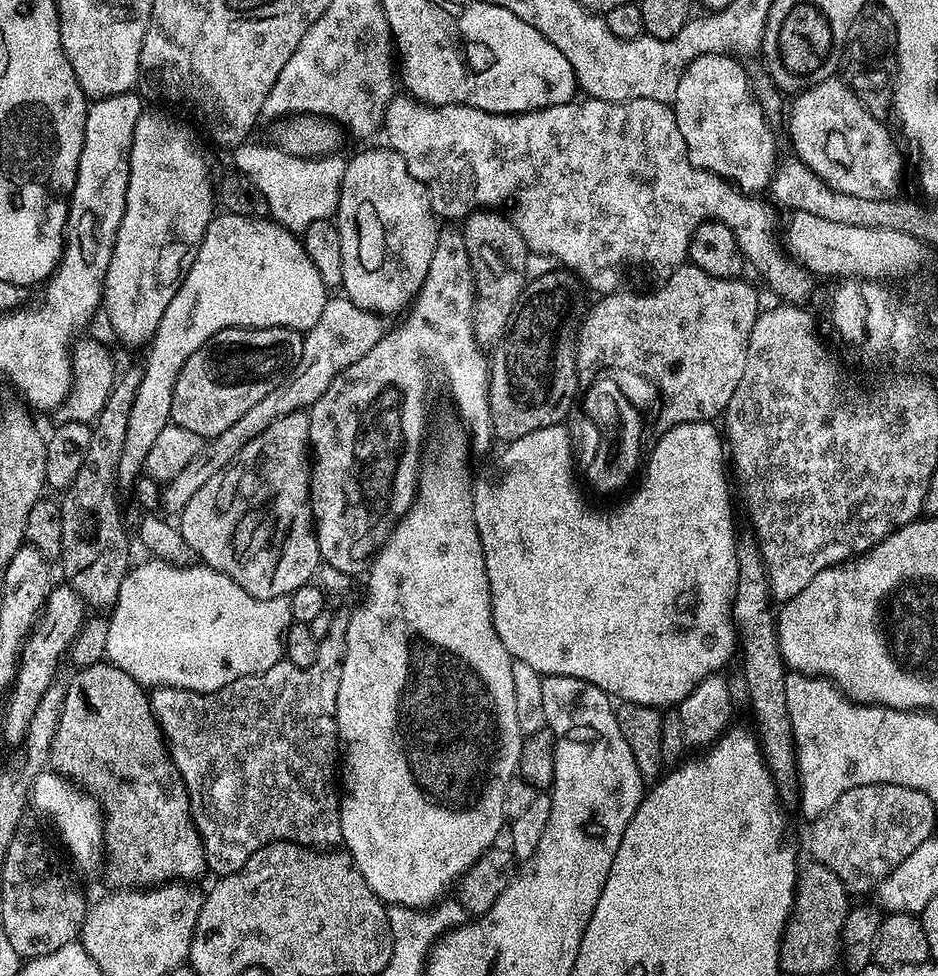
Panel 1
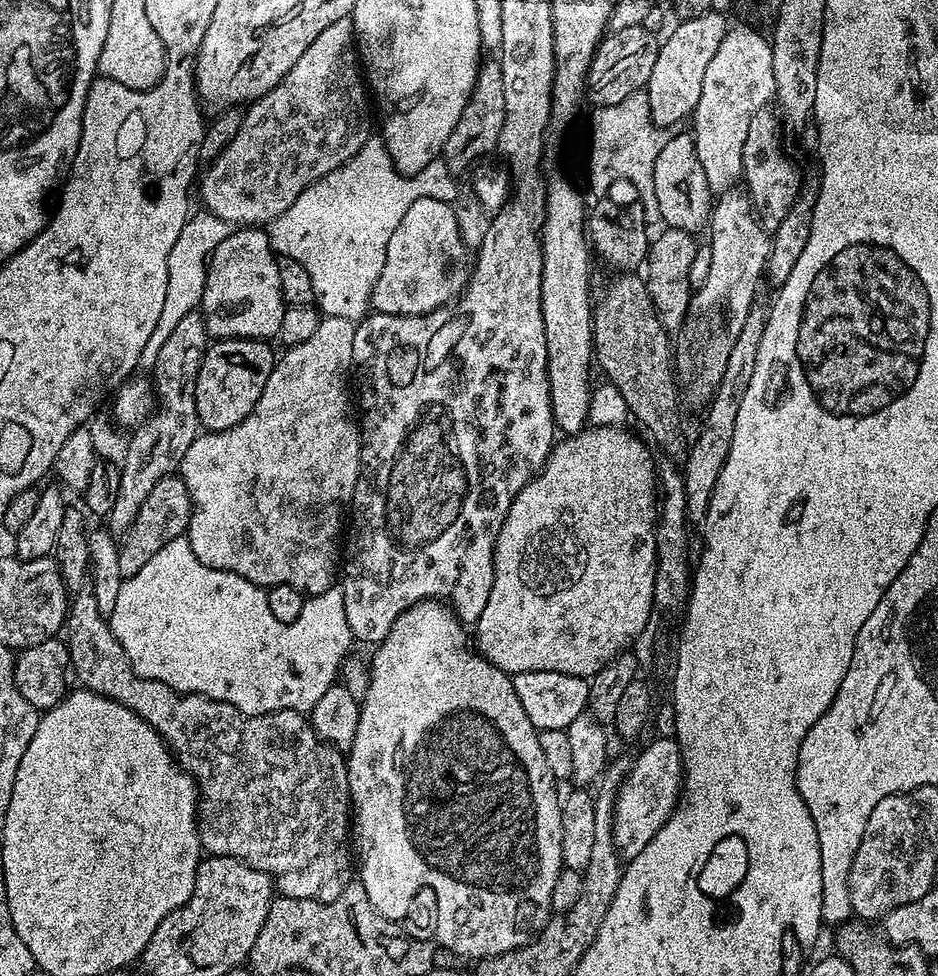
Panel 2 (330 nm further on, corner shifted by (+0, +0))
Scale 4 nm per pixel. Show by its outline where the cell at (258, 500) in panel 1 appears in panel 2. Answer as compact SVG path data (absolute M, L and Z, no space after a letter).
M324 316L320 321L318 330L314 330L314 334L310 334L310 338L306 338L306 342L301 344L293 344L287 349L288 353L285 356L281 355L276 361L274 370L270 374L270 378L266 378L266 390L262 390L262 398L258 398L258 402L254 406L254 410L249 414L245 420L238 422L238 426L234 426L230 430L222 430L221 432L205 431L203 434L197 435L196 441L190 446L190 450L186 450L186 454L182 458L178 475L184 481L186 490L192 499L192 517L188 523L188 530L186 538L190 542L190 550L194 550L194 558L198 558L198 562L202 562L206 566L210 566L214 570L226 570L238 574L242 578L246 578L250 582L260 585L261 588L267 590L285 584L286 586L294 586L299 592L303 592L305 597L311 598L313 596L320 596L324 592L328 592L334 587L338 580L338 565L342 560L342 528L340 532L340 511L347 509L352 503L352 495L356 489L356 483L360 480L360 450L362 447L362 433L358 423L357 413L354 411L354 396L348 393L348 376L350 380L350 373L353 371L354 365L352 363L352 343L354 342L354 330L356 324L346 318L334 318L333 316Z

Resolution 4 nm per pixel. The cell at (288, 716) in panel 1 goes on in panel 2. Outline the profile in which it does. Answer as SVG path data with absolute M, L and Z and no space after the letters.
M91 587L81 588L69 605L66 621L66 643L71 671L74 673L75 679L77 676L84 683L81 685L87 691L97 692L122 706L126 706L134 714L138 714L138 718L145 720L163 738L165 744L168 745L169 752L175 756L176 763L192 775L199 792L198 827L203 851L213 856L229 856L235 860L241 860L243 864L249 864L254 870L262 870L267 876L272 877L275 891L281 896L289 896L299 900L317 900L323 904L338 898L338 894L342 894L342 890L346 890L346 886L353 883L354 880L354 856L353 853L352 856L348 853L348 840L350 844L348 765L341 751L337 748L331 748L329 744L325 744L323 740L317 738L309 717L305 713L296 712L293 708L278 710L261 716L247 716L239 712L234 706L230 706L227 700L211 700L209 696L181 694L173 690L171 683L165 682L163 679L149 678L147 675L135 672L130 666L130 658L126 658L126 650L122 650L118 638L114 638L112 629L113 625L98 610L98 602L94 602Z

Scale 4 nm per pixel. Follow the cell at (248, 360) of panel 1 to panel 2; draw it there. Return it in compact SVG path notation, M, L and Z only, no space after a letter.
M220 338L204 353L194 390L201 429L209 432L230 430L251 414L258 398L262 398L262 390L266 390L266 378L270 378L278 359L270 345L263 340Z

